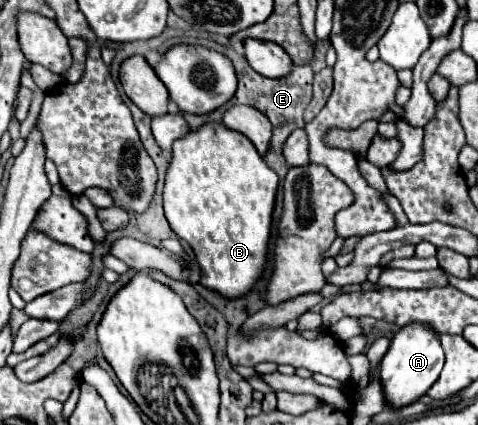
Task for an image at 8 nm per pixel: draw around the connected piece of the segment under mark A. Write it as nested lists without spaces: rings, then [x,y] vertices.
[[[413,321],[413,325],[401,327],[399,333],[391,339],[391,347],[381,361],[381,383],[387,403],[395,409],[415,403],[437,381],[443,369],[443,361],[445,353],[435,329],[429,329],[429,325],[421,325],[421,321]]]

